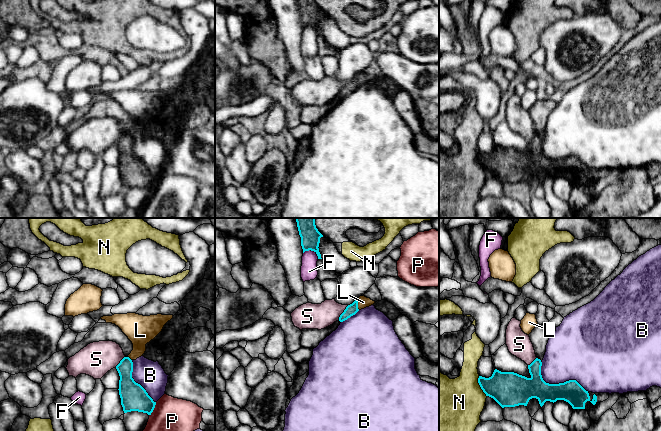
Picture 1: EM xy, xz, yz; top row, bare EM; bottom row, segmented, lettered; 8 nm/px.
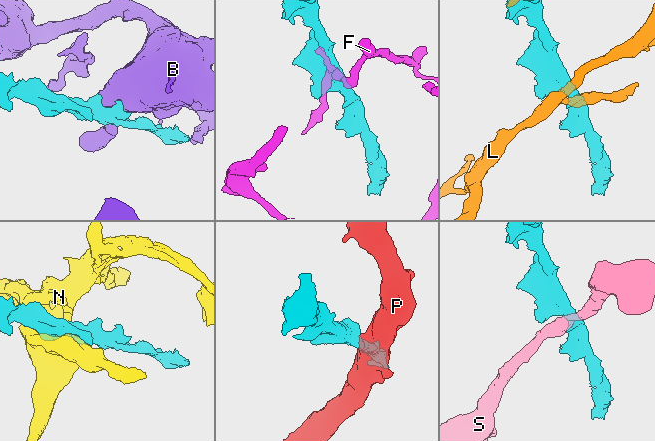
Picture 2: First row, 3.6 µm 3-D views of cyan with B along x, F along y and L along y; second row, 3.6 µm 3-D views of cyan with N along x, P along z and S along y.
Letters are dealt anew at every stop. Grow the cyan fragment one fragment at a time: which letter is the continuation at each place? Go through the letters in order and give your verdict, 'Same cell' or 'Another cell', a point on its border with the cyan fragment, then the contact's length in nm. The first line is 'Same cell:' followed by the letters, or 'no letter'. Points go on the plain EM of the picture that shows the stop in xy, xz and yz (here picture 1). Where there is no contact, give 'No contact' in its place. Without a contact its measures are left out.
Same cell: no letter
B: Another cell. Touches cyan at yz (557, 160). Shared border 460 nm
F: Another cell. Touches cyan at xz (312, 26). Shared border 140 nm
L: Another cell. Touches cyan at xz (357, 80). Shared border 100 nm
N: Another cell. Touches cyan at yz (480, 162). Shared border 180 nm
P: Another cell. Touches cyan at xy (153, 185). Shared border 130 nm
S: Another cell. Touches cyan at xz (343, 88). Shared border 150 nm

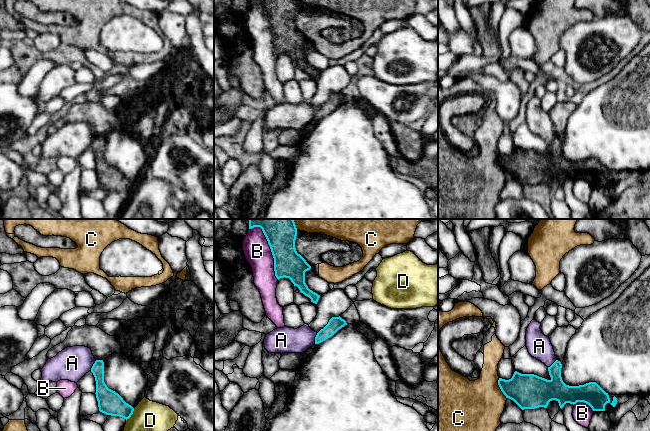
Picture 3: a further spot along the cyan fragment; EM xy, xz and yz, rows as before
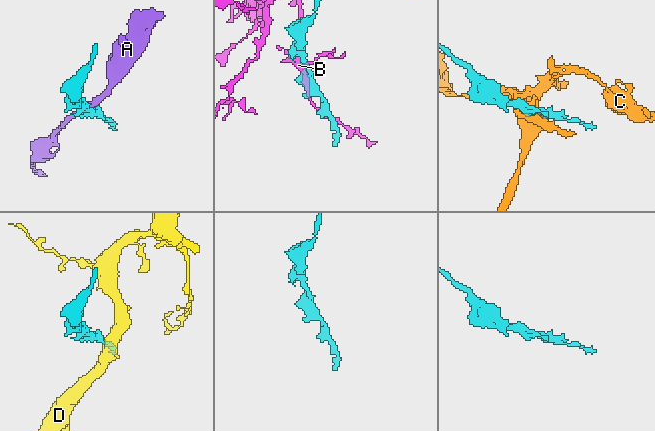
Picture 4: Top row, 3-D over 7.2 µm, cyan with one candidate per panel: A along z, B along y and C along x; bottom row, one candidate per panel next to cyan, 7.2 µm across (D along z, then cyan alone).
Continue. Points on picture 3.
Same cell: no letter
A: Another cell. Touches cyan at xy (93, 141). Shared border 100 nm
B: Another cell. Touches cyan at xz (270, 24). Shared border 480 nm
C: Another cell. Touches cyan at yz (500, 164). Shared border 180 nm
D: Another cell. Touches cyan at xy (131, 190). Shared border 120 nm

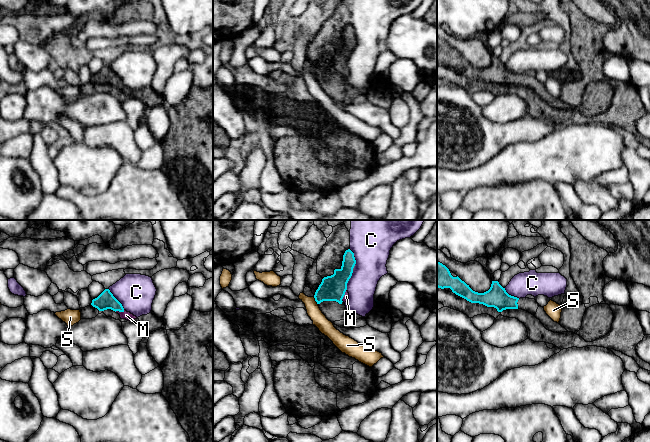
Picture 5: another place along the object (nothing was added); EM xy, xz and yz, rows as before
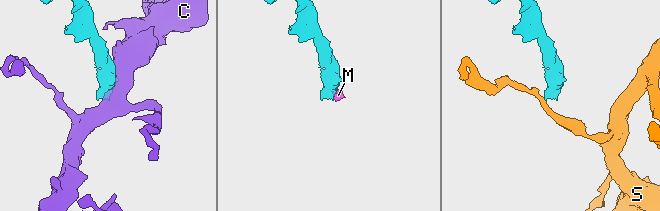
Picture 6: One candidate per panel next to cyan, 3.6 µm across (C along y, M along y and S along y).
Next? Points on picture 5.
Same cell: M
C: Another cell. Touches cyan at xz (352, 45). Shared border 320 nm
M: Same cell. Touches cyan at xy (119, 87). Shared border 80 nm
S: Another cell. Touches cyan at xz (315, 76). Shared border 70 nm

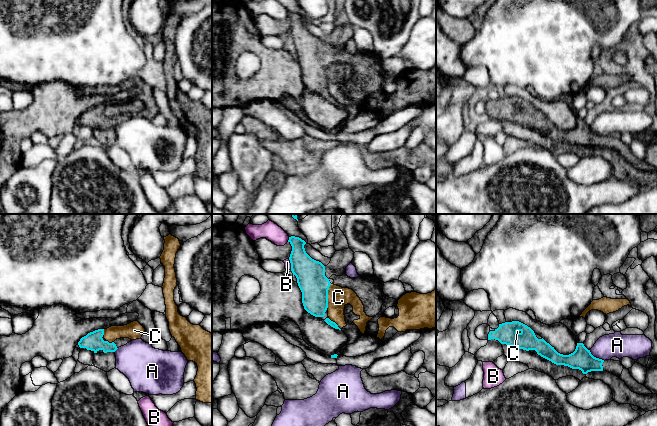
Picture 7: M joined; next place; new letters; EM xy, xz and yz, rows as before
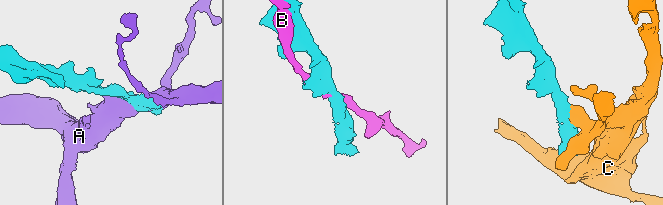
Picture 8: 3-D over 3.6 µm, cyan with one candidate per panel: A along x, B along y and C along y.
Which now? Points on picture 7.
Same cell: no letter
A: Another cell. Touches cyan at yz (595, 133). Shared border 150 nm
B: Another cell. Touches cyan at xz (291, 40). Shared border 90 nm
C: Another cell. Touches cyan at xz (327, 72). Shared border 190 nm

